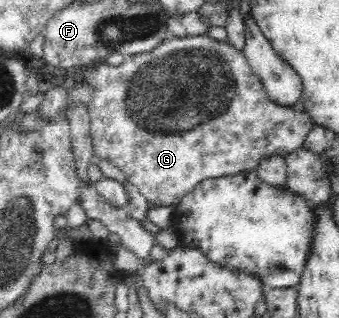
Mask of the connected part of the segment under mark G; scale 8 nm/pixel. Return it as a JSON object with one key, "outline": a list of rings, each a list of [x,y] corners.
{"outline":[[[207,35],[166,38],[157,44],[152,50],[139,55],[127,56],[121,66],[111,66],[101,63],[101,66],[90,66],[90,70],[84,74],[84,80],[93,86],[93,99],[87,106],[89,119],[91,120],[91,137],[93,142],[93,154],[108,164],[114,164],[124,174],[126,180],[132,183],[146,197],[146,200],[153,202],[157,207],[176,205],[180,202],[186,192],[190,192],[198,182],[209,178],[220,178],[230,176],[238,172],[256,169],[258,160],[264,156],[285,157],[295,150],[302,149],[308,133],[316,126],[313,118],[306,112],[296,111],[292,107],[283,107],[270,100],[266,94],[261,80],[254,74],[249,63],[244,57],[243,51],[237,50],[229,42],[214,41]]]}

